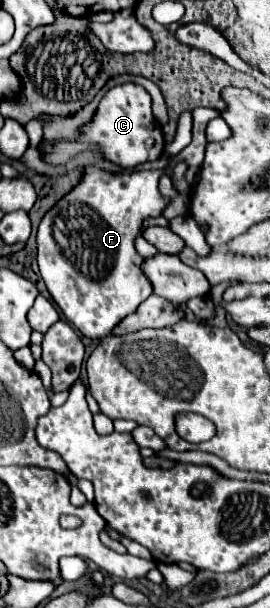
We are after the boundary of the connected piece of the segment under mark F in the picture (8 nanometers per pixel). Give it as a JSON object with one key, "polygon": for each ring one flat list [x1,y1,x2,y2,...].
{"polygon":[[88,167,82,183,74,187,74,191,70,191,66,197,62,197,44,215,38,227,40,275,68,323,72,323,88,339,106,337,122,317,134,313,134,309,138,309,138,305,152,293,152,285,148,283,144,273,140,273,142,257,134,249,134,237,140,233,142,221,146,217,158,217,166,205,164,197,158,191,160,173,170,175,172,169,112,175]]}

